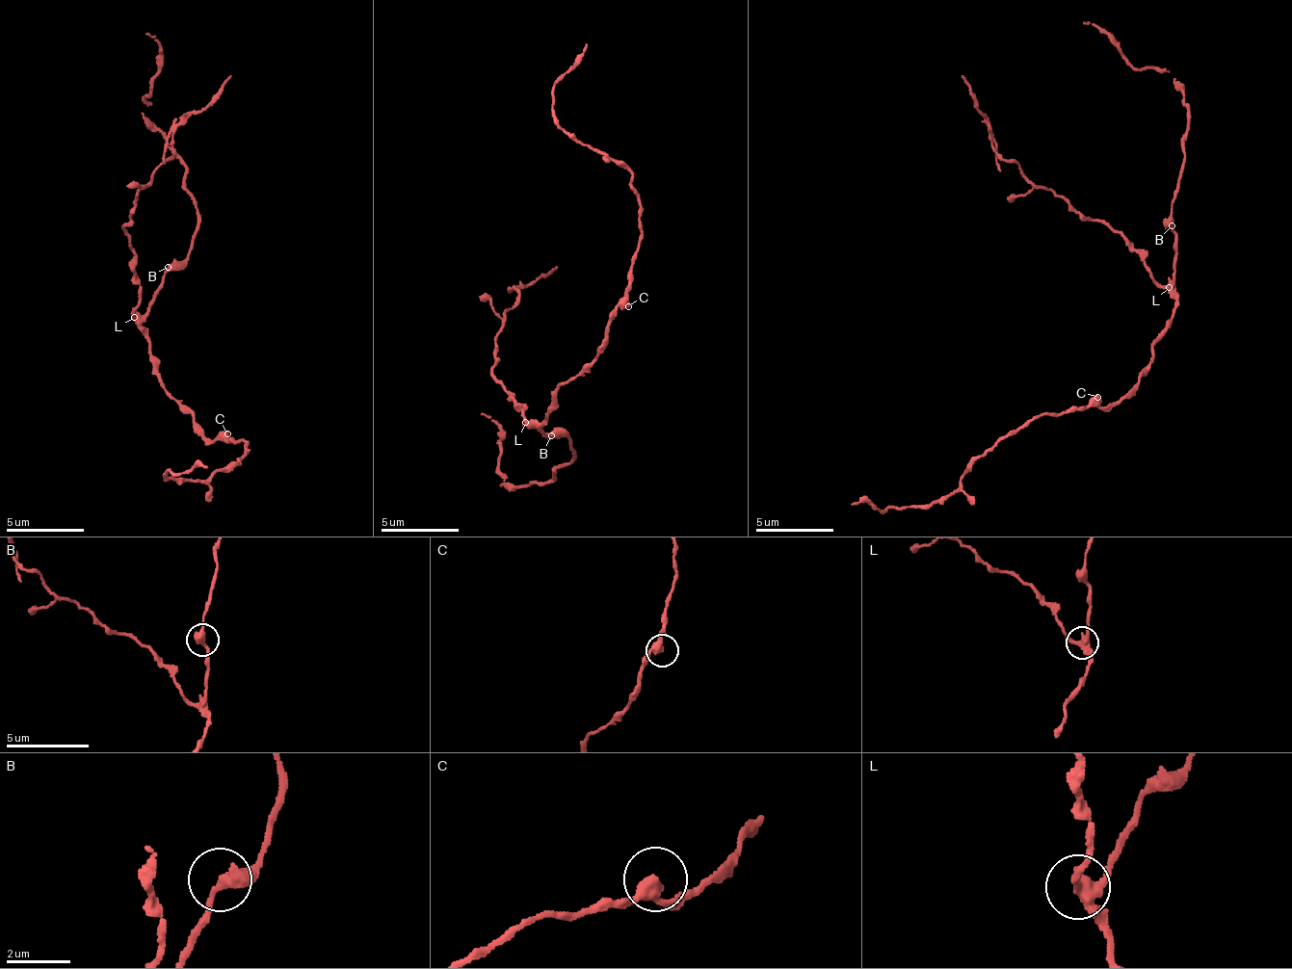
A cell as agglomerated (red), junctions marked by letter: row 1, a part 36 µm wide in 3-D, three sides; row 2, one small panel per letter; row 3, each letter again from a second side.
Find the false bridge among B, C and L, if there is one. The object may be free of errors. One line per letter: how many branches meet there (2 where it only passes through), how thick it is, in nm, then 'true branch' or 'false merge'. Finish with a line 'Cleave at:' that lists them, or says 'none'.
B: 2 branches meet; 340 nm thick; true branch
C: 2 branches meet; 360 nm thick; true branch
L: 3 branches meet; 300 nm thick; false merge
Cleave at: L

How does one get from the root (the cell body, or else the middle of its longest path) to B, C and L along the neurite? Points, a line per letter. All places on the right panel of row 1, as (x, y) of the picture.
B: (1154, 352), (1154, 341), (1173, 316), (1175, 306), (1175, 291), (1172, 289), (1174, 231), (1172, 225)
C: (1154, 352), (1149, 369), (1114, 403), (1104, 407), (1097, 397)
L: (1154, 352), (1154, 341), (1173, 316), (1175, 306), (1173, 291), (1170, 288)

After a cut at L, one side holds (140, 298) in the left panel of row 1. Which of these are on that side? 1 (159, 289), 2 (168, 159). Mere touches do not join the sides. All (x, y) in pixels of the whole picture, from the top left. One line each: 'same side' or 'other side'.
1: other side
2: same side

